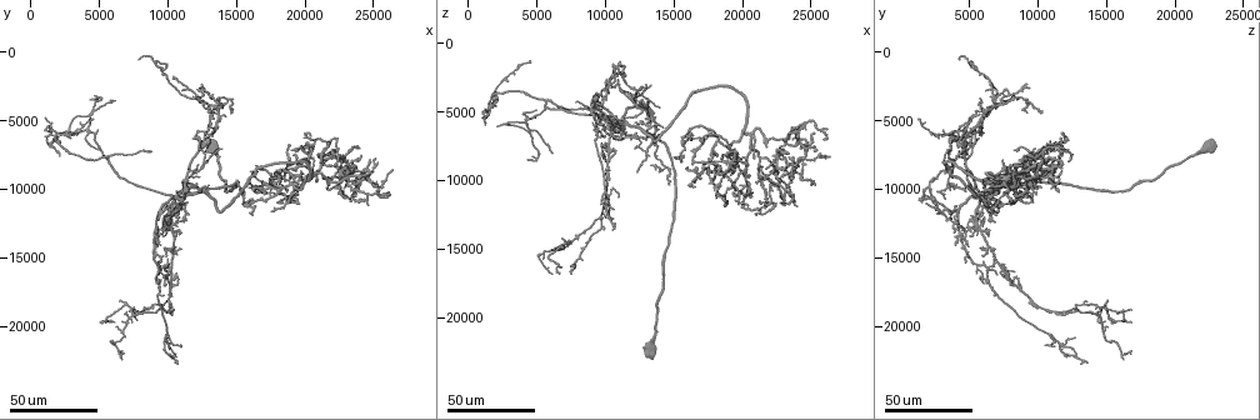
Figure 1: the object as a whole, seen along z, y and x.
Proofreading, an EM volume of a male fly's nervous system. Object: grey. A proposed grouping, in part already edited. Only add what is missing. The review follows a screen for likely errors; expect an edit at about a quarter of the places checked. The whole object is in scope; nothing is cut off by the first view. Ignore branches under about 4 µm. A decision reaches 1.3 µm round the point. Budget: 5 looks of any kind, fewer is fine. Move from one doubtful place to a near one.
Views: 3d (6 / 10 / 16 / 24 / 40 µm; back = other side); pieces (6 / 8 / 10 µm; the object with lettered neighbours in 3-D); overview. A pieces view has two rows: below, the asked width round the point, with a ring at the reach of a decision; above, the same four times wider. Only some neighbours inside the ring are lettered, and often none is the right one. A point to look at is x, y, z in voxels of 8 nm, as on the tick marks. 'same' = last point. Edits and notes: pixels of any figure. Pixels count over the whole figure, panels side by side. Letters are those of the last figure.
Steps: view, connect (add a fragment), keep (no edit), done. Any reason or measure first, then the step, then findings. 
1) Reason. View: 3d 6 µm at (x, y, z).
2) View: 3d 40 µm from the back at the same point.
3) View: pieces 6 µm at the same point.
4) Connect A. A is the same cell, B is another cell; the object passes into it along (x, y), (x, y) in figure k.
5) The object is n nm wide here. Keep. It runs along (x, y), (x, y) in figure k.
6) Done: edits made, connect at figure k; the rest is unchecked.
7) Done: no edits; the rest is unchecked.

An open end. View: 3d 40 µm at (23000, 10000, 10800).

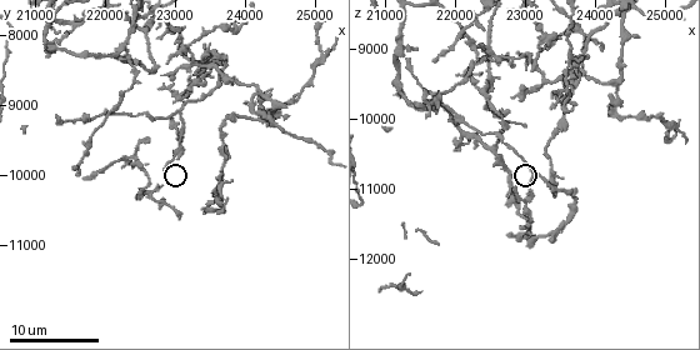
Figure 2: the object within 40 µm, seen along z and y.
See the neighbours. View: pieces 6 µm at (22850, 9950, 11000).

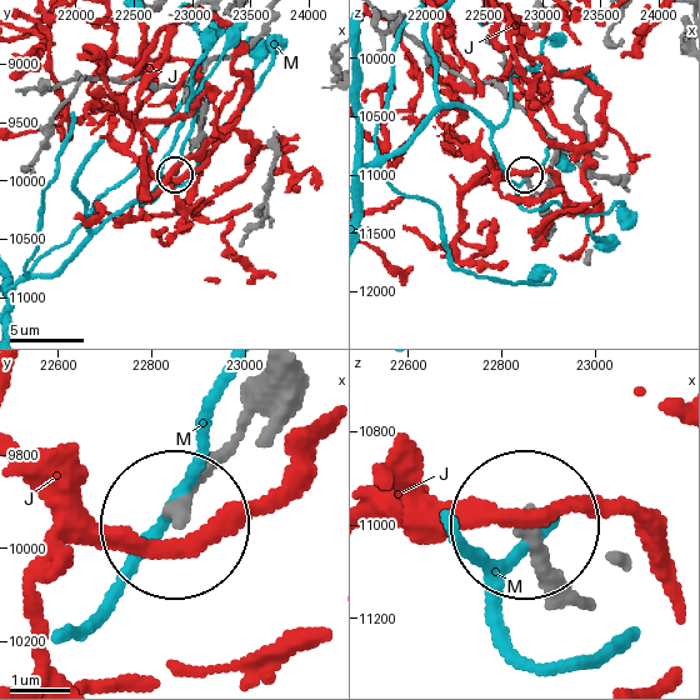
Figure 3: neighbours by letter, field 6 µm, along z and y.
Keep. J and M are other cells; it runs along (276, 381), (183, 510) in figure 3; none of them fits.

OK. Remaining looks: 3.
Thin end. View: 3d 24 µm at (24200, 7200, 11800).

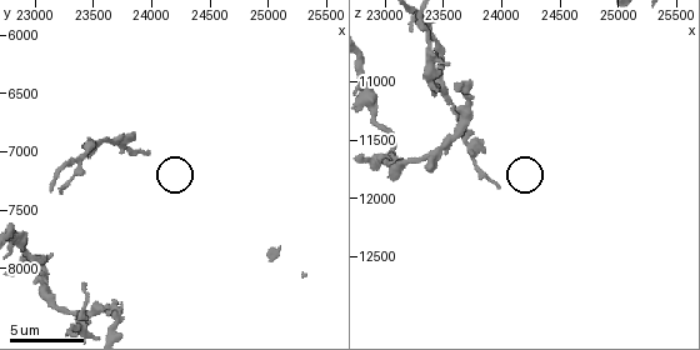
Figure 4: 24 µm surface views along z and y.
See the neighbours. View: pieces 6 µm at (23960, 7000, 11880).

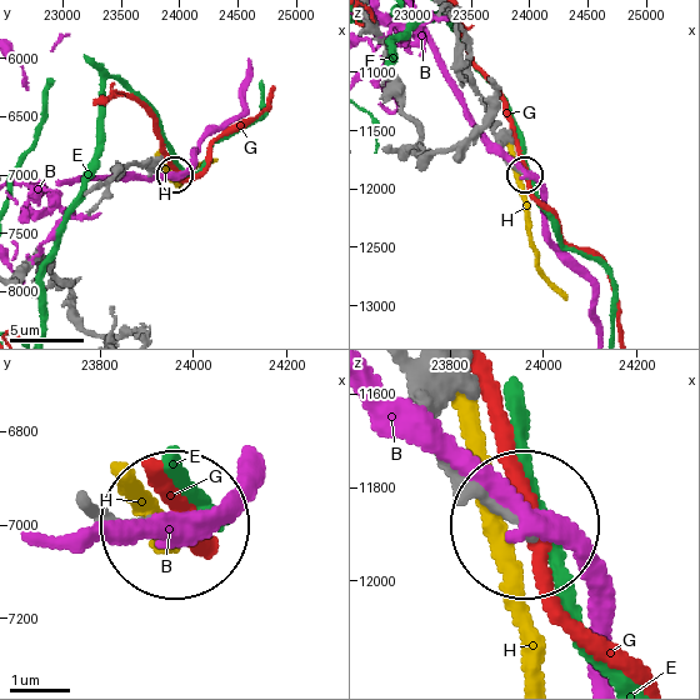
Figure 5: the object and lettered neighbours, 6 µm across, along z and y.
Keep. B, E, G and H are other cells; none of them fits.

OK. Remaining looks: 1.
Done: no edits; the rest is unchecked.

